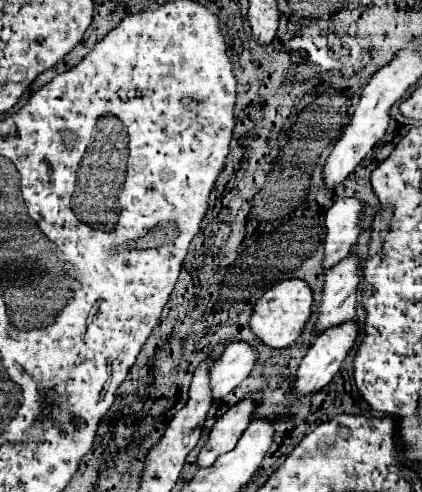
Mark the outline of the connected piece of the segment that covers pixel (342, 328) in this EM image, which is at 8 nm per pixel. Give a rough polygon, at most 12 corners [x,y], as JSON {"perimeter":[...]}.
{"perimeter":[[356,319],[320,333],[298,367],[298,391],[328,385],[350,353]]}

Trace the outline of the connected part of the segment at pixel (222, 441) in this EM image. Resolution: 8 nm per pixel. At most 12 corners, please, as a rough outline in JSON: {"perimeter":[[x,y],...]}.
{"perimeter":[[246,397],[232,405],[212,427],[198,455],[210,467],[234,449],[252,421],[258,401]]}

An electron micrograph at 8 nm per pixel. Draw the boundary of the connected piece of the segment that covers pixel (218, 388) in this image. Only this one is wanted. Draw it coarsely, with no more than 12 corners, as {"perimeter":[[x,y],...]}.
{"perimeter":[[230,343],[210,369],[214,399],[226,397],[254,369],[258,349]]}

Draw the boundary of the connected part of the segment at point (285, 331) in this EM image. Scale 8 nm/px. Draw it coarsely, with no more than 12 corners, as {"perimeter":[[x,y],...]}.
{"perimeter":[[280,281],[258,299],[250,327],[274,349],[302,335],[312,287]]}

